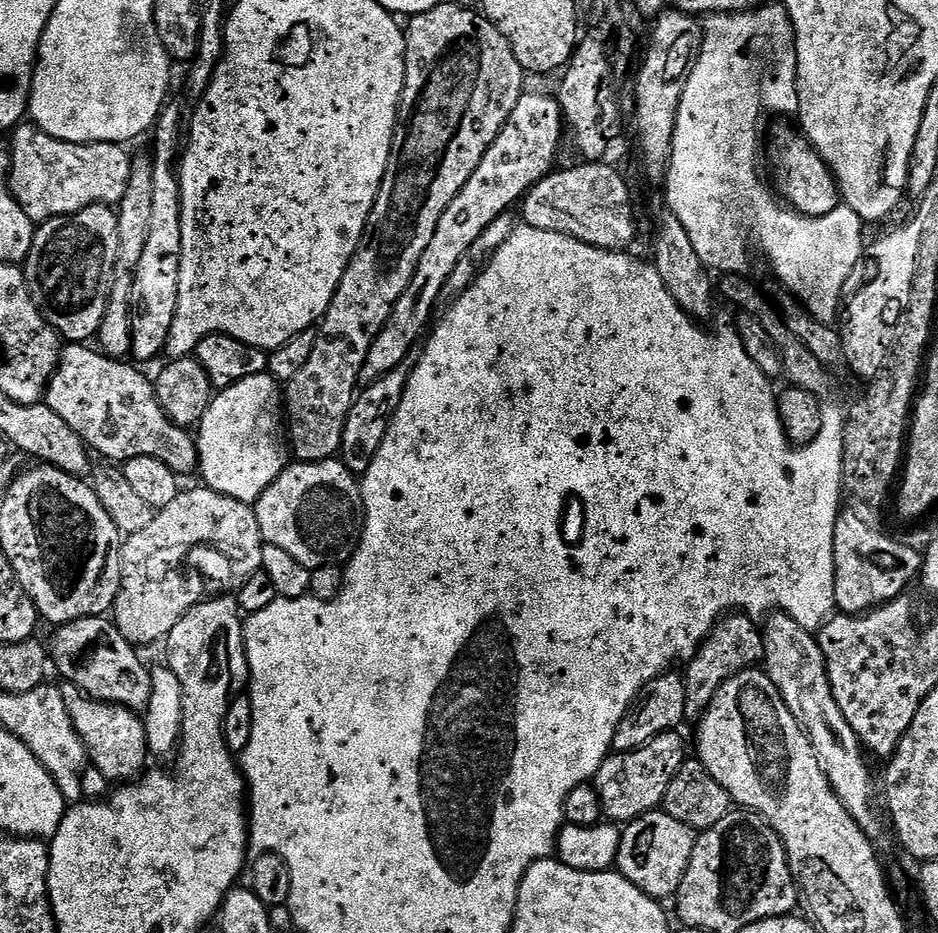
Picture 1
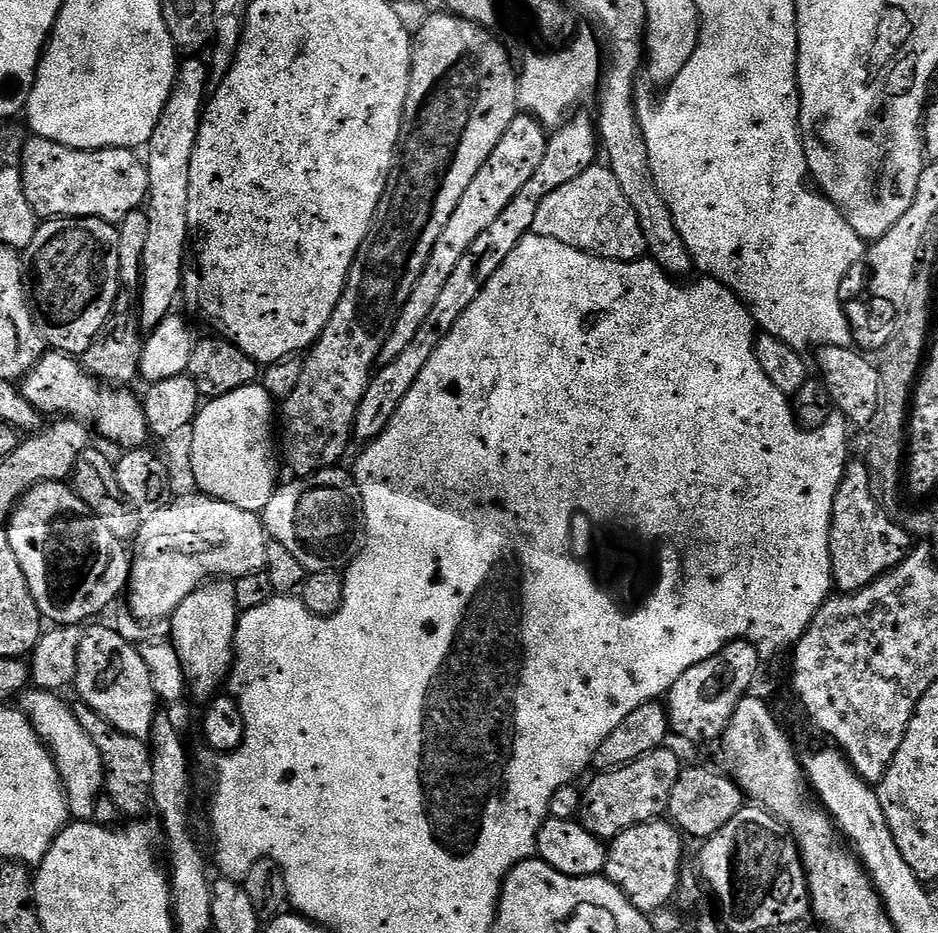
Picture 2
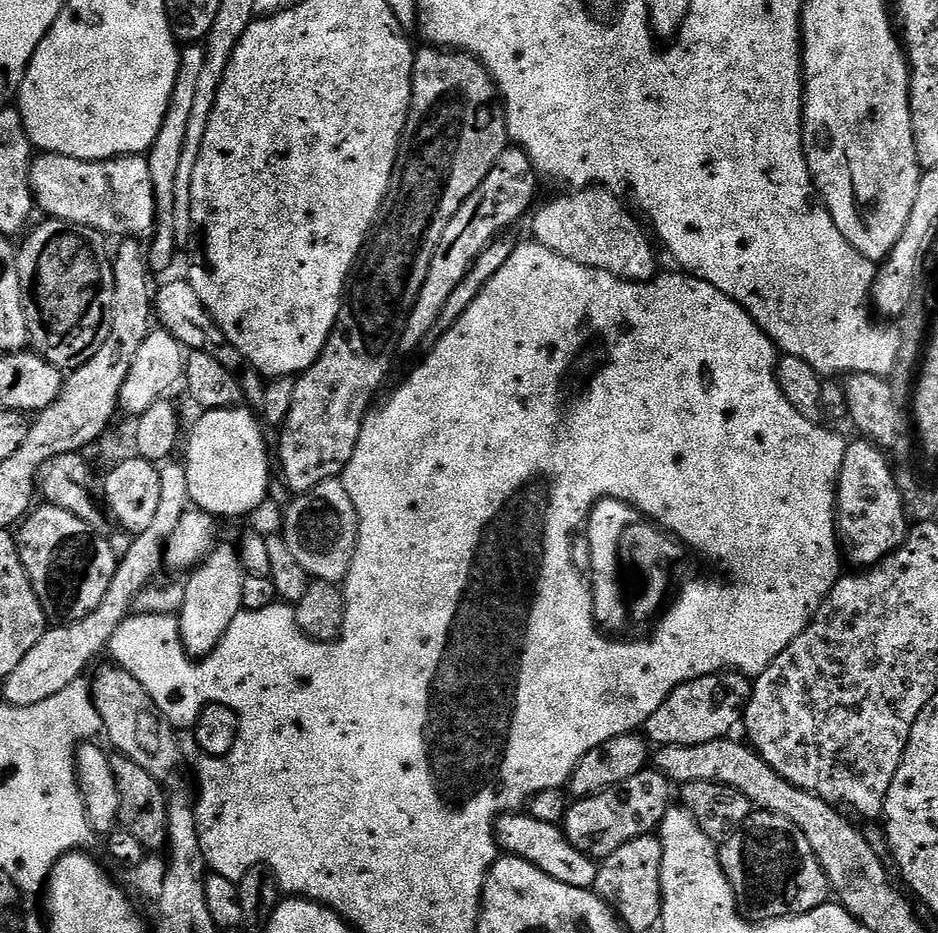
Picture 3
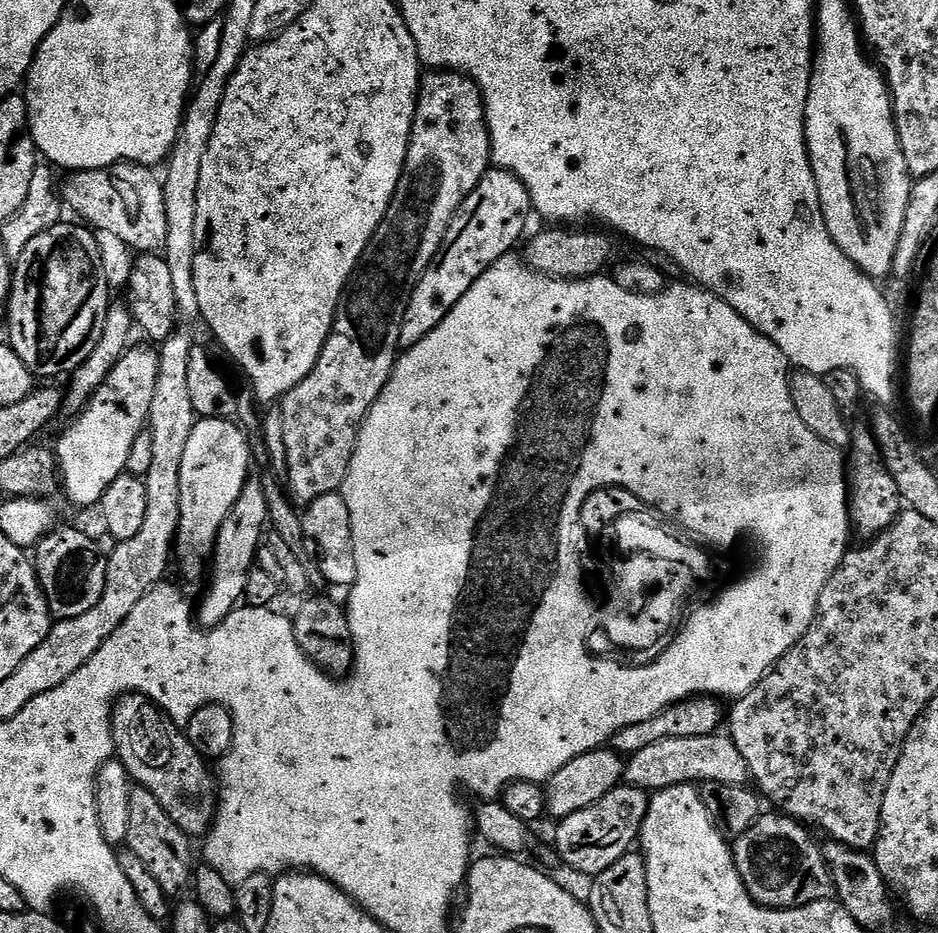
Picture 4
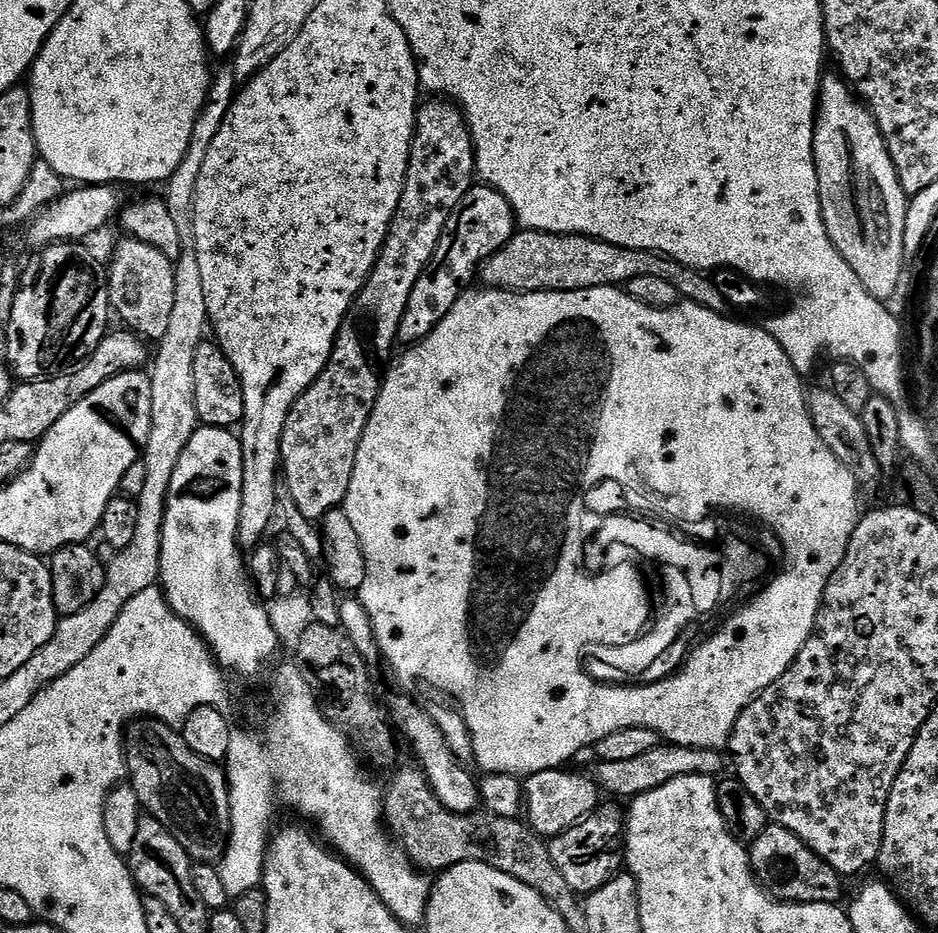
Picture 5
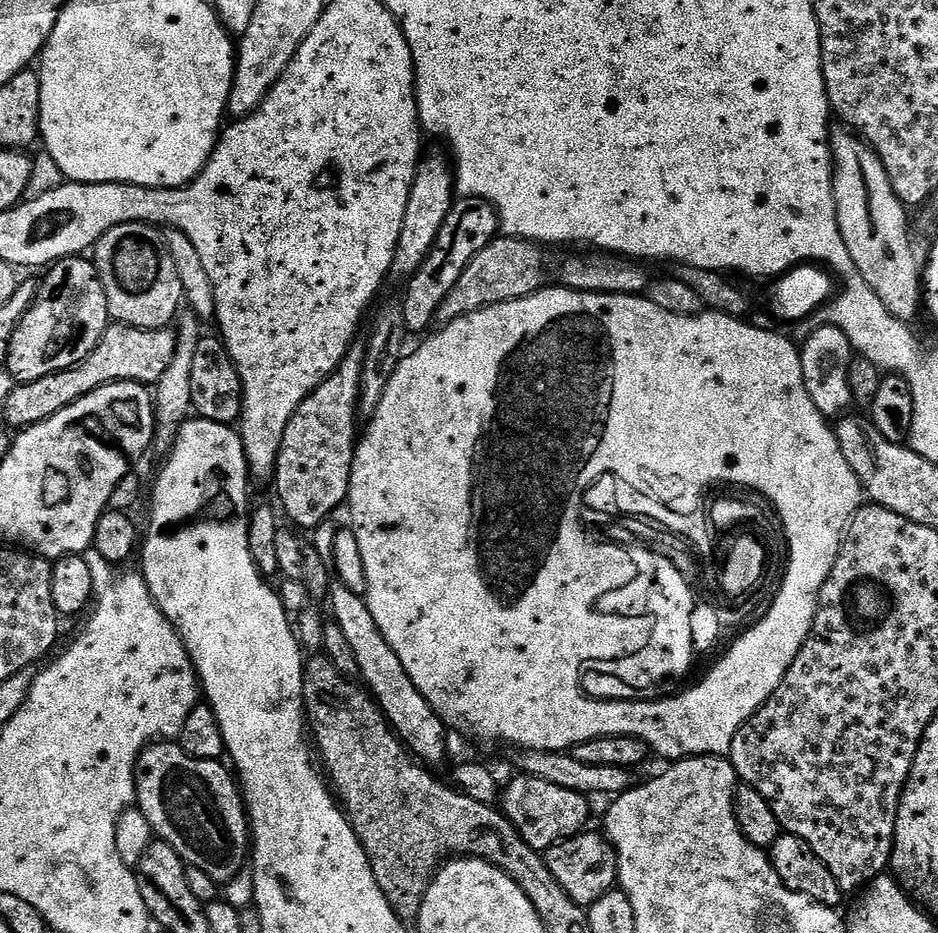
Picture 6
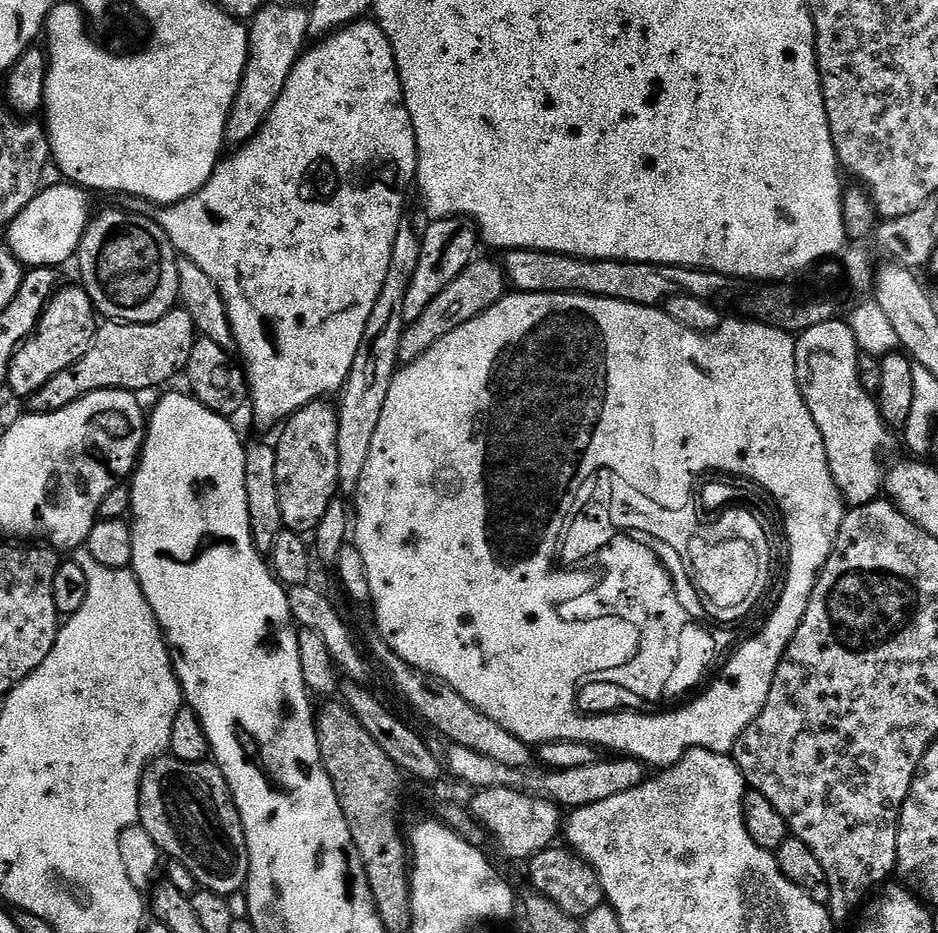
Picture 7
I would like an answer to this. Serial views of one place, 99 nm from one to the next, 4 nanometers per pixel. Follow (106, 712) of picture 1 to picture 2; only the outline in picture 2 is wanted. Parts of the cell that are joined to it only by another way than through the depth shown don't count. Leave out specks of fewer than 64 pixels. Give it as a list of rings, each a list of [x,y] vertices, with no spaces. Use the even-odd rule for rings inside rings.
[[[77,703],[74,708],[78,722],[82,722],[82,730],[90,734],[94,746],[98,746],[98,754],[102,754],[104,763],[104,792],[113,800],[121,814],[128,818],[140,818],[145,815],[152,804],[152,750],[145,741],[124,734],[102,714],[90,710],[85,704]]]

